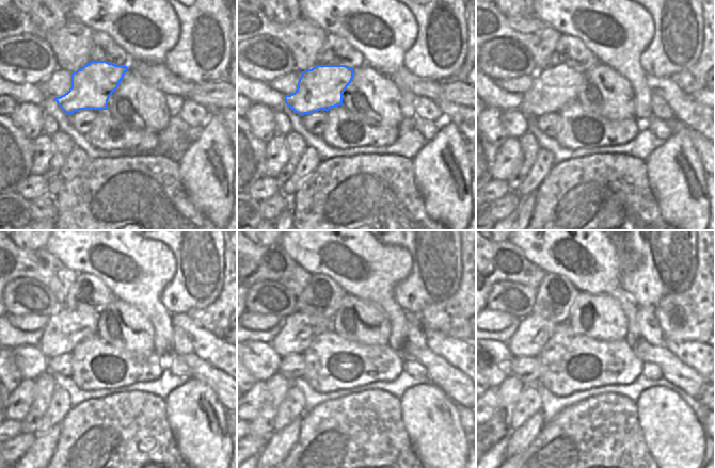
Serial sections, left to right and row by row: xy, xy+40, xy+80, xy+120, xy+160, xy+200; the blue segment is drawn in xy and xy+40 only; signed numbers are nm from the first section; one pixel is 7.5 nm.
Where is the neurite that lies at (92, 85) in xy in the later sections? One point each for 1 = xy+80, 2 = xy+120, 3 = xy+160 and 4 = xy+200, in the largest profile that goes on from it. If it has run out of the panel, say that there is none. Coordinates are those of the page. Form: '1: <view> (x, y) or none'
1: xy+80 (554, 87)
2: xy+120 (65, 328)
3: xy+160 (298, 331)
4: xy+200 (533, 333)

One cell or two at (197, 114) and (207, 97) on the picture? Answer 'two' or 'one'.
two

